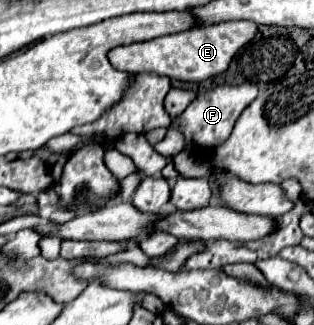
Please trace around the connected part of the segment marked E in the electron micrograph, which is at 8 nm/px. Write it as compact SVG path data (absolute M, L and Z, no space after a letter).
M247 20L221 22L215 26L189 28L183 32L159 36L159 38L153 38L147 42L119 46L119 48L113 48L107 56L109 56L109 62L113 64L113 68L117 68L121 72L131 72L131 74L151 72L157 76L167 76L171 80L203 82L207 78L223 74L229 68L235 54L255 38L257 30L259 30L259 26L255 22L247 22Z

